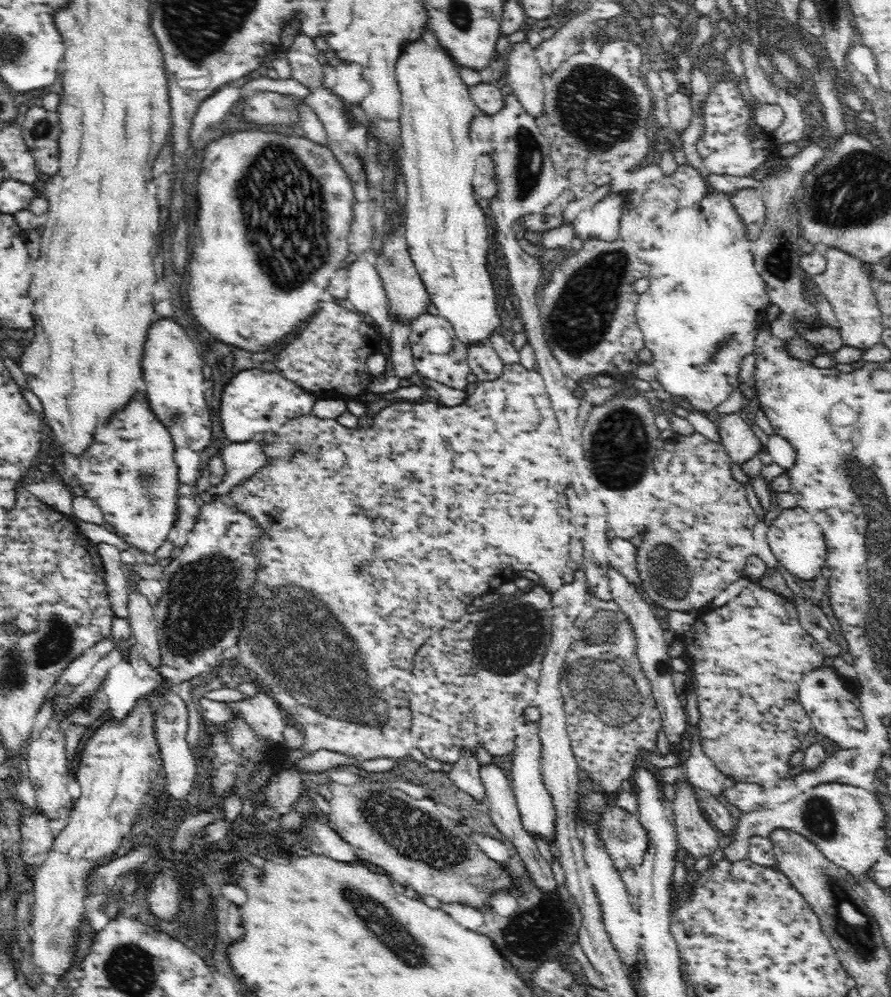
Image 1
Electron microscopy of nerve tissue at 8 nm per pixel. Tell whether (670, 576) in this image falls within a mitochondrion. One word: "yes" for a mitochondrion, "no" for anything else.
yes

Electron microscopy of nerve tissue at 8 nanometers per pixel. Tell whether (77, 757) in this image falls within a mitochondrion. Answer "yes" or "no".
no

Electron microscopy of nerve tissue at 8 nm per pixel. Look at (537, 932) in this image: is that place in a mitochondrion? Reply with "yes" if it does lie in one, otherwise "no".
yes

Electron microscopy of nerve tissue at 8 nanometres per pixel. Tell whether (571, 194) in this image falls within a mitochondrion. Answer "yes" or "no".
no

